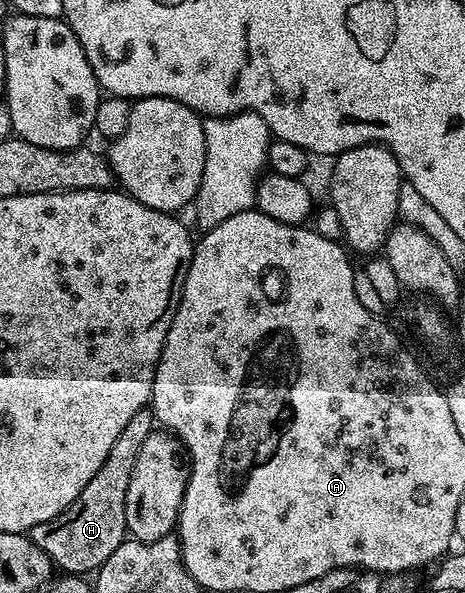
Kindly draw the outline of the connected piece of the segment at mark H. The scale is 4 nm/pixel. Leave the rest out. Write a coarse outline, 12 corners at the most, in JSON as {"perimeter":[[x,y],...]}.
{"perimeter":[[152,410],[135,413],[99,473],[28,532],[69,577],[127,539],[127,485]]}

